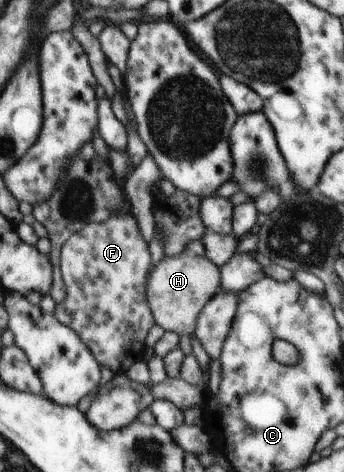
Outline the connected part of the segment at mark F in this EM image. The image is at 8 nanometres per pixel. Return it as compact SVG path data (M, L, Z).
M116 214L100 224L86 224L82 231L74 234L61 249L61 274L66 298L56 303L55 318L73 332L90 348L92 356L114 375L126 373L137 361L149 359L145 339L155 325L147 304L147 278L151 270L149 246L142 236L138 221L131 214Z

